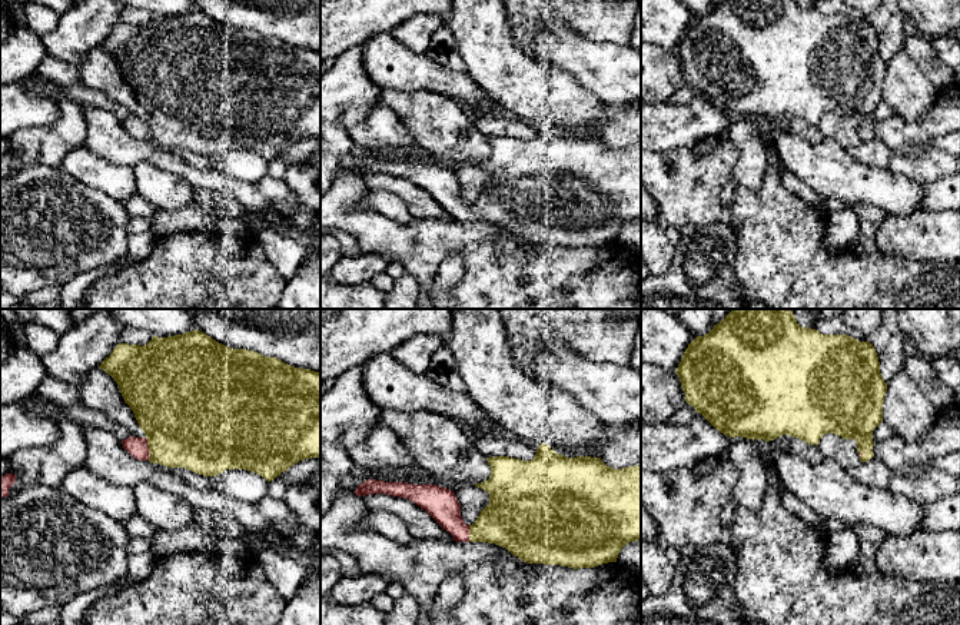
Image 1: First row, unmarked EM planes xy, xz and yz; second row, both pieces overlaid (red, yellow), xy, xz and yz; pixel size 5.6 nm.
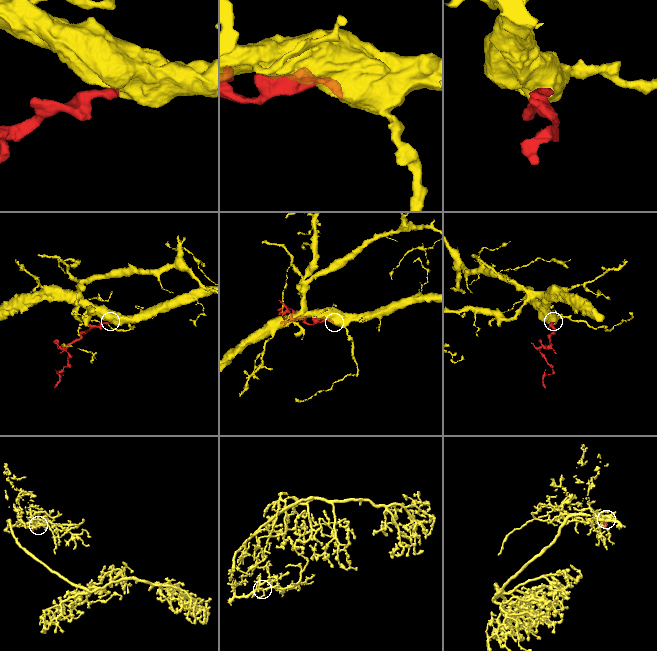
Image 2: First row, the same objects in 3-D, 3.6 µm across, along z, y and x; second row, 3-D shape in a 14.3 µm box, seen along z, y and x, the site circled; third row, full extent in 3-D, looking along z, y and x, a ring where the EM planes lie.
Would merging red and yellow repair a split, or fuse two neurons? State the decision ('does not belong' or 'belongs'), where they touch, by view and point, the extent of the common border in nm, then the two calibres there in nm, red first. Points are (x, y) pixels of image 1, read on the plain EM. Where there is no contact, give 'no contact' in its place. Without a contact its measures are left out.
belongs; contact xy (148, 129); length 130 nm; calibres 110 and 460 nm

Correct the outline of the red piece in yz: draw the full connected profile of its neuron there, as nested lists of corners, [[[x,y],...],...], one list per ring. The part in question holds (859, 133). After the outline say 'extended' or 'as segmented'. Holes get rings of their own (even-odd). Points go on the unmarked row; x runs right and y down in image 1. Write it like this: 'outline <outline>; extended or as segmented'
outline [[[721,0],[688,24],[675,51],[685,82],[730,117],[770,122],[790,114],[817,126],[826,113],[834,113],[857,122],[860,142],[874,136],[873,110],[883,102],[887,63],[881,57],[878,36],[870,21],[847,14],[823,14],[800,6],[797,0]]]; extended

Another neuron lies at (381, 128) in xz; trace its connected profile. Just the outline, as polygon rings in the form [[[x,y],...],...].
[[[383,104],[373,107],[366,117],[349,127],[348,133],[356,147],[363,149],[379,149],[382,146],[406,149],[416,144],[396,113]]]

